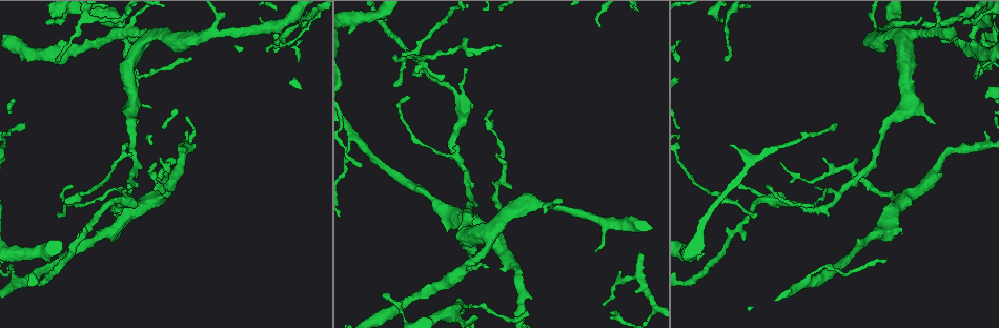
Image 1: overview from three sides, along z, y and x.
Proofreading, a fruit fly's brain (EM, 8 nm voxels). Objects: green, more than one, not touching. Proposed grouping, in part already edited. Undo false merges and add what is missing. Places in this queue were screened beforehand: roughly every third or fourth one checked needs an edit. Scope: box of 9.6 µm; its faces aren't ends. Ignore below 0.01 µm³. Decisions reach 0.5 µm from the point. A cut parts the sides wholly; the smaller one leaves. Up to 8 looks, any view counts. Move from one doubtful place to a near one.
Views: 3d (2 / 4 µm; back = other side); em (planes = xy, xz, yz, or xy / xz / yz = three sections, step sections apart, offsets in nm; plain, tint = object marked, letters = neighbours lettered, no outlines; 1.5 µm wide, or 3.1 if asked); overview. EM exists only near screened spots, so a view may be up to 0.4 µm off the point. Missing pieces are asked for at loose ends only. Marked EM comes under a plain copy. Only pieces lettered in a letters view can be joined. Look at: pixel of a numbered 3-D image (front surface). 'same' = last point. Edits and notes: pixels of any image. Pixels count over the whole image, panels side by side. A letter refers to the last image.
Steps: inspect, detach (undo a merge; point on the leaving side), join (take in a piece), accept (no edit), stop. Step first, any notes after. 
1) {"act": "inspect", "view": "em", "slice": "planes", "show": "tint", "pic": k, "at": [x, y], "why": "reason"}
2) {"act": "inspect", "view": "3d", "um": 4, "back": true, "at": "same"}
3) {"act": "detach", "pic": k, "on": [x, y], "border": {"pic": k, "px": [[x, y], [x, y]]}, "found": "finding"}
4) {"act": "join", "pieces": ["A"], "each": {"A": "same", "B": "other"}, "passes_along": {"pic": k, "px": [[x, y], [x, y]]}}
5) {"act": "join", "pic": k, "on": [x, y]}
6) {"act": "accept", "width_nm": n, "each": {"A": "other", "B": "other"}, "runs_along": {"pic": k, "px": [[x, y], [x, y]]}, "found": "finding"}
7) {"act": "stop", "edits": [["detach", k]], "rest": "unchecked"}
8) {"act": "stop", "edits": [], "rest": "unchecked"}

{"act": "inspect", "view": "em", "slice": "yz", "step": 4, "show": "tint", "pic": 1, "at": [839, 193], "why": "three arms meet"}

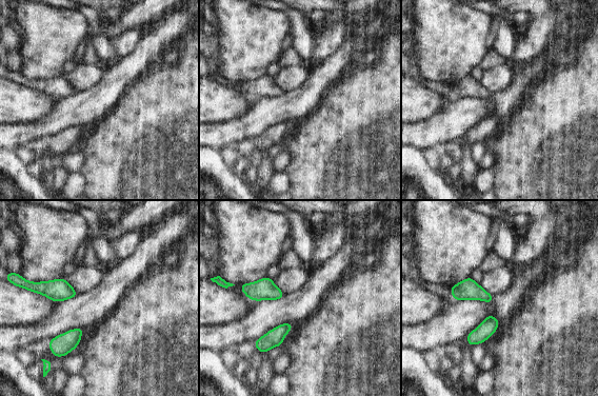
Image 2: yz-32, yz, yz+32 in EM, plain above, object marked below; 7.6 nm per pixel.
{"act": "inspect", "view": "em", "slice": "planes", "show": "letters", "at": "same", "why": "cut it another way"}

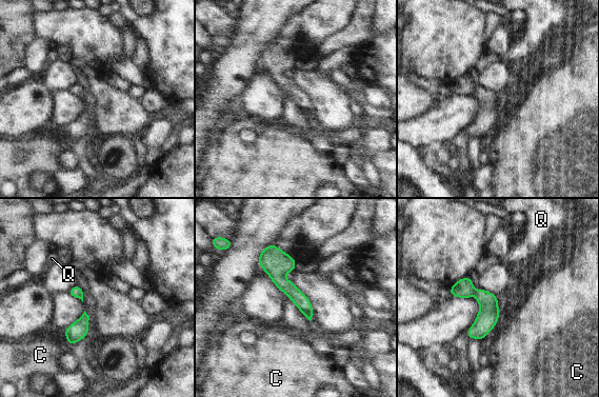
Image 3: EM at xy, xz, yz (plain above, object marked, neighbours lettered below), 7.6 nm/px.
{"act": "accept", "each": {"C": "other", "Q": "other"}, "border": {"pic": 3, "px": [[65, 339], [70, 344]]}, "found": "continuous, no second cell"}

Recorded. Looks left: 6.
{"act": "inspect", "view": "3d", "um": 2, "pic": 1, "at": [395, 85], "why": "thin end"}

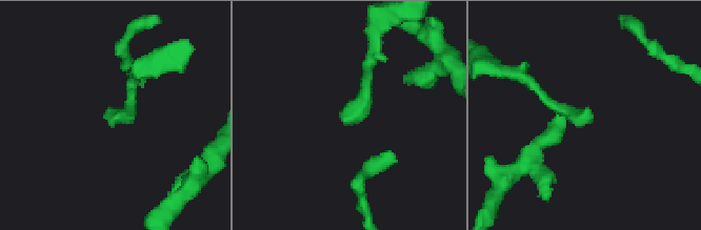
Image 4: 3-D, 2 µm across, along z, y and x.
{"act": "inspect", "view": "em", "slice": "planes", "show": "letters", "pic": 4, "at": [593, 112], "why": "need the tissue"}

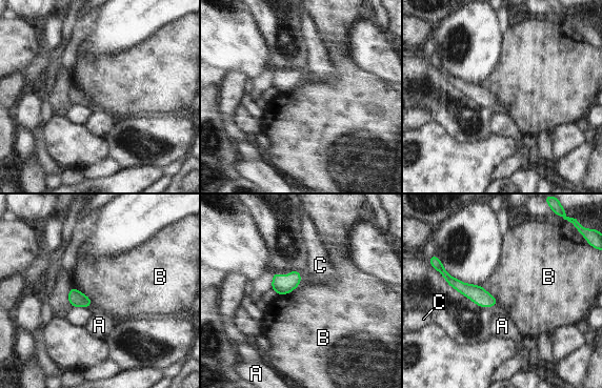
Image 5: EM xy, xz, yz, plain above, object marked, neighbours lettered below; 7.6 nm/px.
{"act": "accept", "each": {"A": "other", "B": "other", "C": "other"}, "found": "no lettered piece goes on from it"}

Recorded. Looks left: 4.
{"act": "inspect", "view": "3d", "um": 2, "pic": 1, "at": [529, 313], "why": "thin end"}

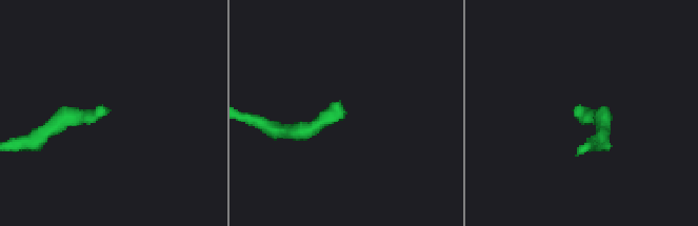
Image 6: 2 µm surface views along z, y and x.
{"act": "inspect", "view": "em", "slice": "planes", "show": "letters", "pic": 6, "at": [580, 108], "why": "now the EM"}

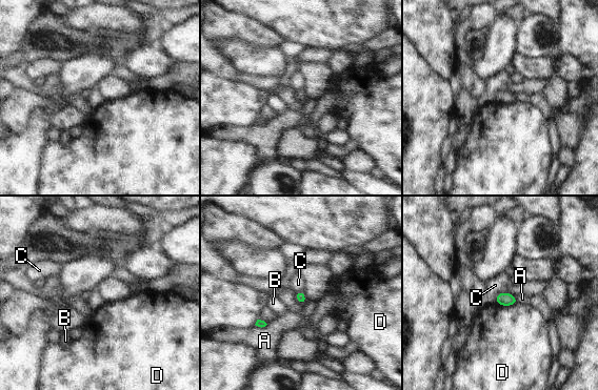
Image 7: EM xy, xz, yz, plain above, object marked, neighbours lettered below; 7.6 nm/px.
{"act": "accept", "each": {"A": "other", "B": "other", "C": "other", "D": "other"}, "border": {"pic": 7, "px": [[500, 291], [495, 301]]}, "found": "none of them fits"}

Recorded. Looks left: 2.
{"act": "stop", "edits": [], "rest": "unchecked"}

